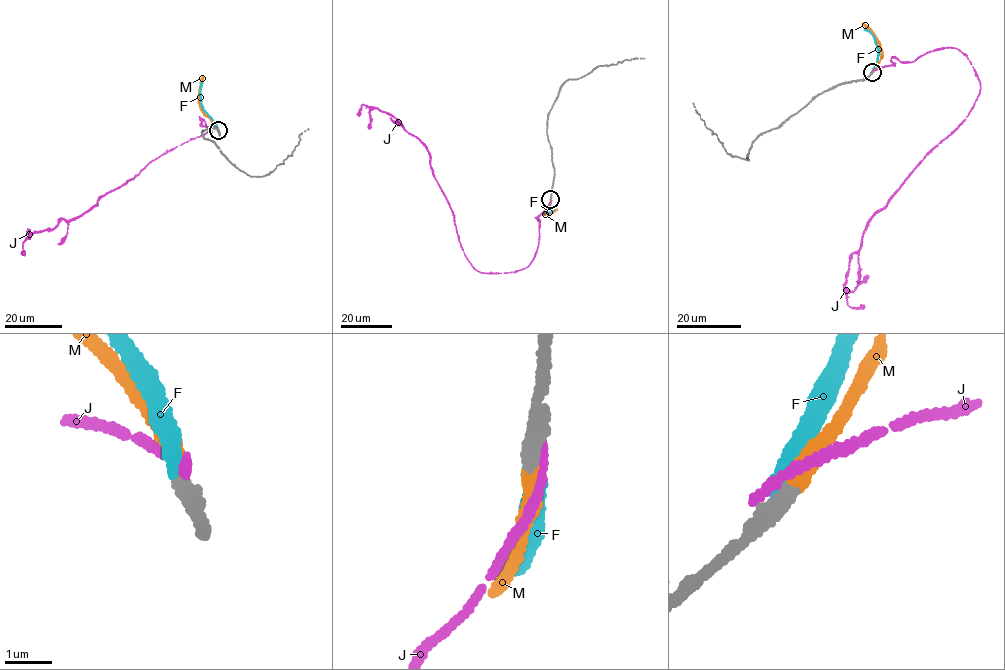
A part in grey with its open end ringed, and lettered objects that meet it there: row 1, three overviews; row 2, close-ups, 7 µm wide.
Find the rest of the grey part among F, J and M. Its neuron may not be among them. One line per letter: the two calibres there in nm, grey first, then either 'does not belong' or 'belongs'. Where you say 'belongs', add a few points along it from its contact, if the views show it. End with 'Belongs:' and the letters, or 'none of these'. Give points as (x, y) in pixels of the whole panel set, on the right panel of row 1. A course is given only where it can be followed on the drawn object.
F: 400/280 nm | does not belong
J: 440/220 nm | does not belong
M: 380/320 nm | belongs | via (873, 72), (882, 56), (881, 50), (875, 35), (861, 22)
Belongs: M

